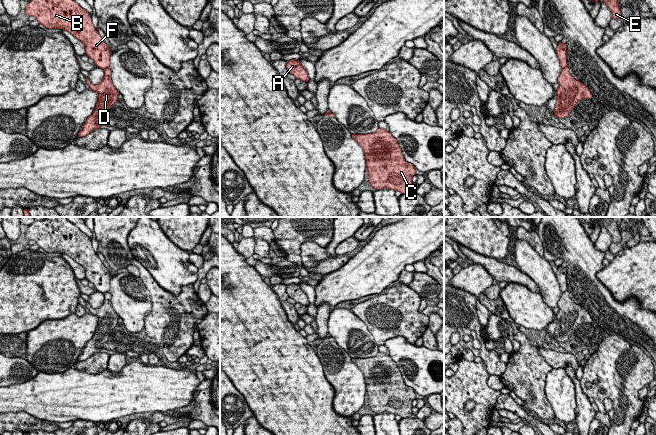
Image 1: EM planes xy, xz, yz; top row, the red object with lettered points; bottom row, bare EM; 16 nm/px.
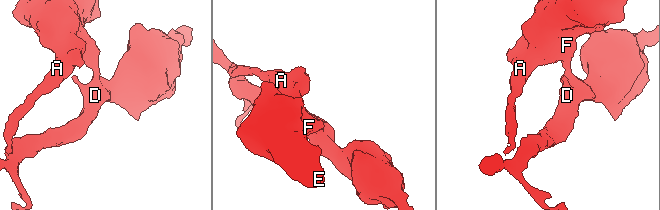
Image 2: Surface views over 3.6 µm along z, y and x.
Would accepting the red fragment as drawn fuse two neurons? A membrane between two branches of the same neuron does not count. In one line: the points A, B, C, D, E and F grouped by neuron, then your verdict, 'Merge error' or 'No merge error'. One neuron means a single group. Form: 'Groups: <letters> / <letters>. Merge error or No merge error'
Groups: A B E F / C D. Merge error

